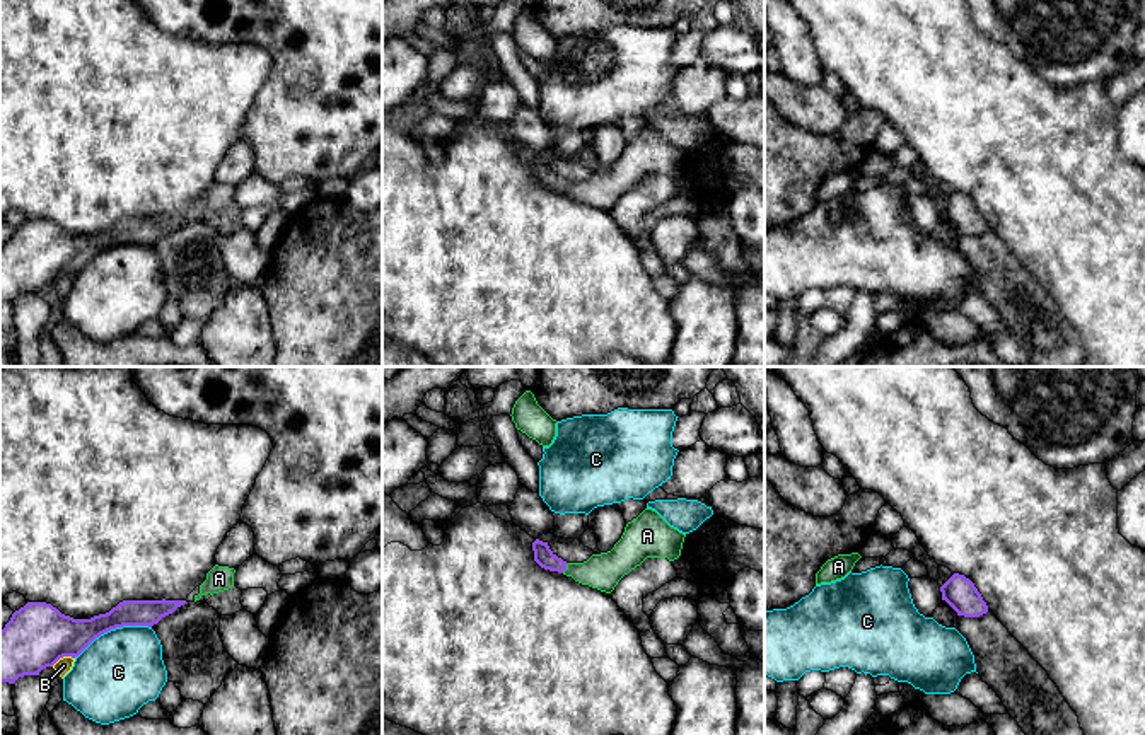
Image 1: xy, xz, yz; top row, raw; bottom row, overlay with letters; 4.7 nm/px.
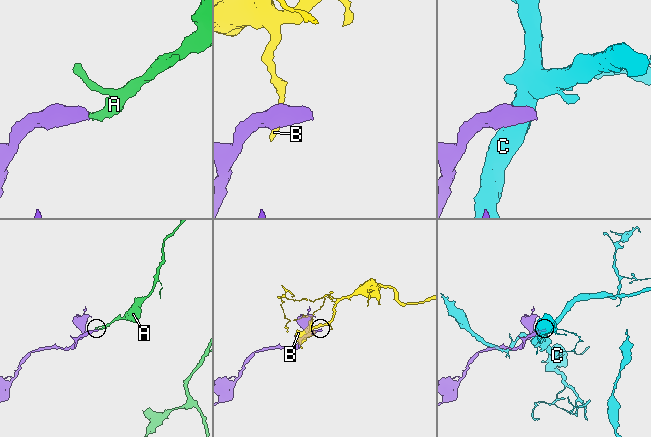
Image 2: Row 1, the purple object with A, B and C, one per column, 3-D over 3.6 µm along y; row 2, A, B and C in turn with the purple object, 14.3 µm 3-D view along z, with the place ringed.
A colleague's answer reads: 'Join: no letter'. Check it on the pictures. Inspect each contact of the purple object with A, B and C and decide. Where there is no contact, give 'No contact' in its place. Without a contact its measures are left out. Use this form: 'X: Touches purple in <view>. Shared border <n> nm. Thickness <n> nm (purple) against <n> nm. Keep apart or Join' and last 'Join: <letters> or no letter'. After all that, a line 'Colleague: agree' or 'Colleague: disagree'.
A: Touches purple in xz. Shared border 60 nm. Thickness 90 nm (purple) against 170 nm. Join
B: Touches purple in xy. Shared border 120 nm. Thickness 300 nm (purple) against 80 nm. Keep apart
C: Touches purple in xy. Shared border 400 nm. Thickness 200 nm (purple) against 380 nm. Keep apart
Join: A
Colleague: disagree

